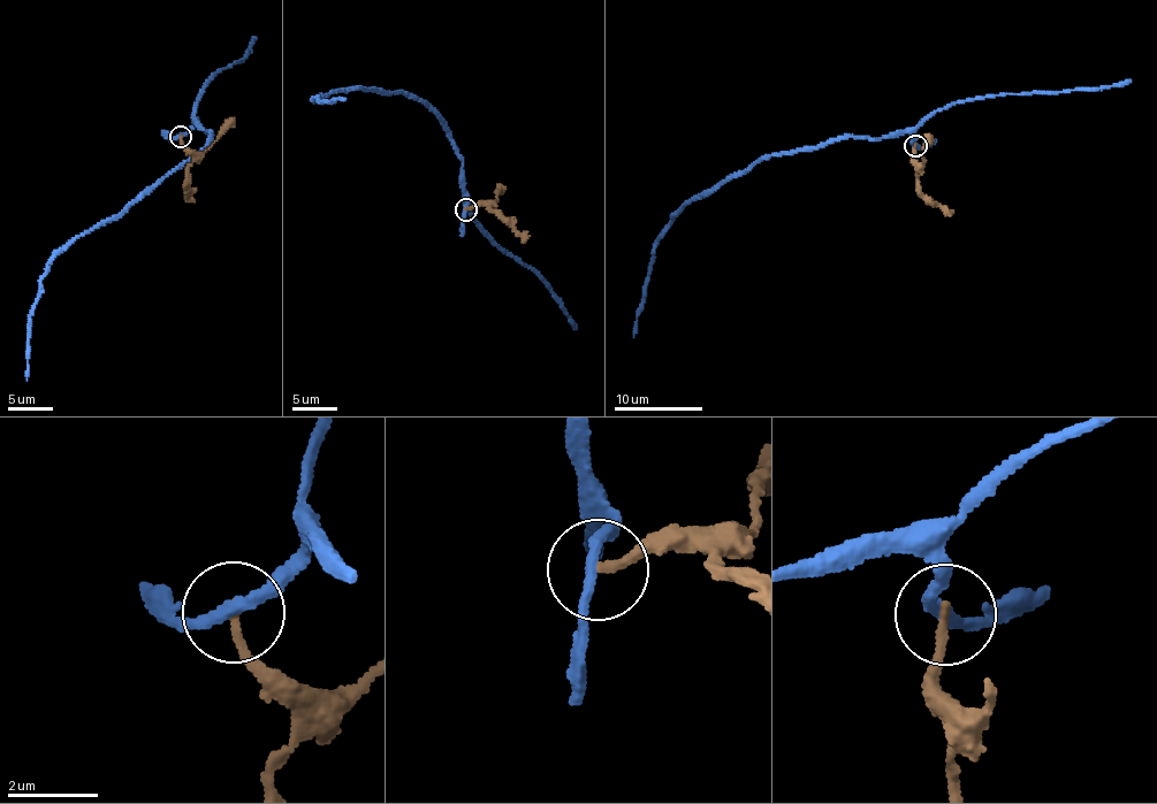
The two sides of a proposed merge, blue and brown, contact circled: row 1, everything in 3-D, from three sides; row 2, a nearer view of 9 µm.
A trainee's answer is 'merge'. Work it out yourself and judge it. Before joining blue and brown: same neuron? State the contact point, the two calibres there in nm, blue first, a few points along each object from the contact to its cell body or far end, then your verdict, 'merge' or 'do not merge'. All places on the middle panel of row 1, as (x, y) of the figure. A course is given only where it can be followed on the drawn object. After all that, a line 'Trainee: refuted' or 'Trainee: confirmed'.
at (466, 209); 240 nm thick on the blue side, 220 nm on the other; blue runs (466, 209), (462, 157), (432, 109), (403, 92), (358, 89), (314, 97), (320, 102), (345, 99); brown runs (466, 209), (486, 206), (496, 211), (525, 243); do not merge
Trainee: refuted

